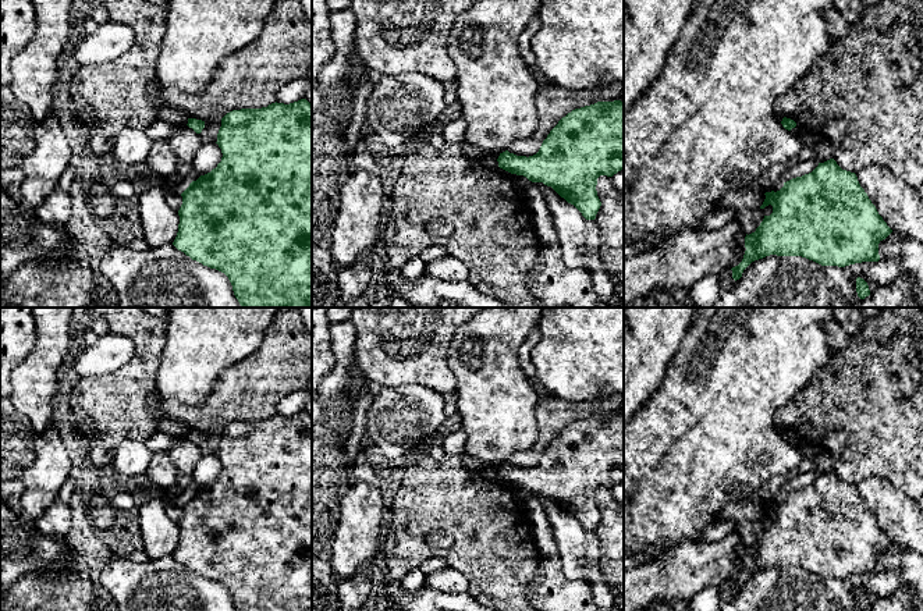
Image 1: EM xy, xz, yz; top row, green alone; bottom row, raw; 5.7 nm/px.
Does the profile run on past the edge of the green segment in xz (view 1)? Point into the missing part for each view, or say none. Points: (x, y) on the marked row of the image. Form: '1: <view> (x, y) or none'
1: none

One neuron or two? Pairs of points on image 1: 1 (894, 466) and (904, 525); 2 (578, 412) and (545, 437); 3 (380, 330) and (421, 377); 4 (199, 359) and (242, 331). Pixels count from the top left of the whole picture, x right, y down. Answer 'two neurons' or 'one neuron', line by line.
1: two neurons
2: one neuron
3: one neuron
4: one neuron

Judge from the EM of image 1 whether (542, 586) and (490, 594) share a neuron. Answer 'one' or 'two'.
two

